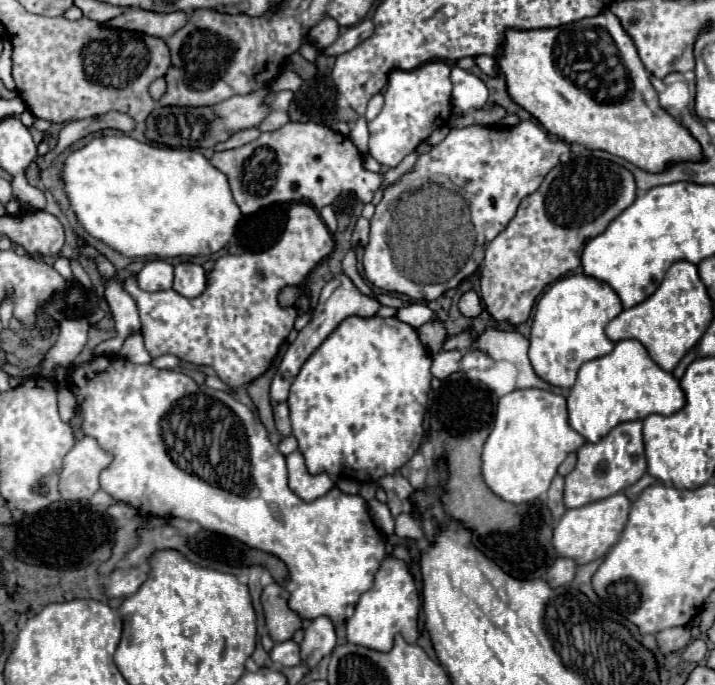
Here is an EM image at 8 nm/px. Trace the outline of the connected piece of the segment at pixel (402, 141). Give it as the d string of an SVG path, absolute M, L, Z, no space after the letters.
M427 62L421 68L389 72L385 90L385 106L381 114L369 122L369 154L389 168L395 168L411 150L415 150L427 136L445 126L451 116L451 80L449 64Z

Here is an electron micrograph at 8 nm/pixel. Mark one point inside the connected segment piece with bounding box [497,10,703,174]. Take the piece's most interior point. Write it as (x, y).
(584, 82)

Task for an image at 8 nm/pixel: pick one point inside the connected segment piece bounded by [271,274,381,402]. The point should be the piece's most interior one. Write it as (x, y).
(339, 299)

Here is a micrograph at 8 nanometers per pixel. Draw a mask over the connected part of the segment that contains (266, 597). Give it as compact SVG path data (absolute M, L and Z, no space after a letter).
M269 584L263 588L261 594L261 606L265 612L265 624L269 628L269 634L275 642L291 640L295 630L301 628L301 616L293 612L287 604L289 592L279 584Z

